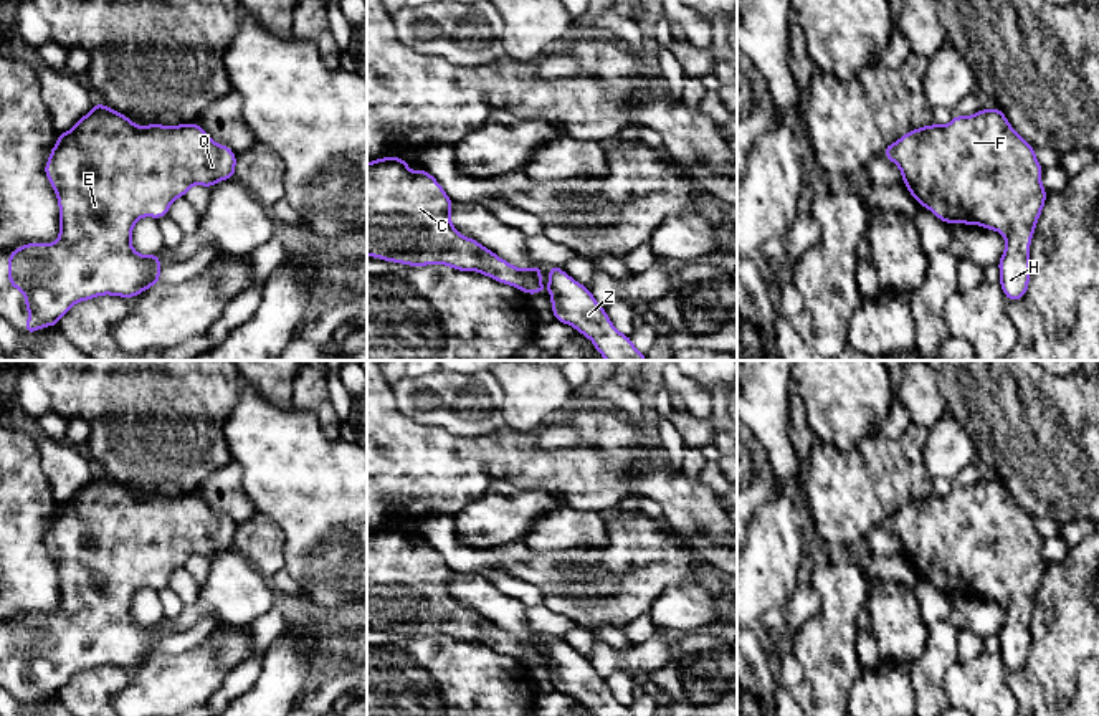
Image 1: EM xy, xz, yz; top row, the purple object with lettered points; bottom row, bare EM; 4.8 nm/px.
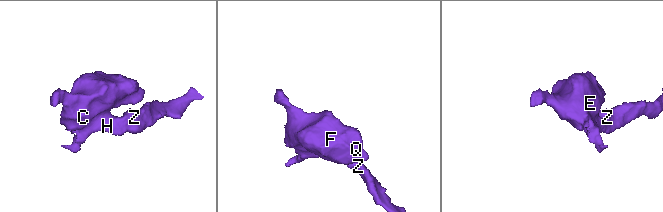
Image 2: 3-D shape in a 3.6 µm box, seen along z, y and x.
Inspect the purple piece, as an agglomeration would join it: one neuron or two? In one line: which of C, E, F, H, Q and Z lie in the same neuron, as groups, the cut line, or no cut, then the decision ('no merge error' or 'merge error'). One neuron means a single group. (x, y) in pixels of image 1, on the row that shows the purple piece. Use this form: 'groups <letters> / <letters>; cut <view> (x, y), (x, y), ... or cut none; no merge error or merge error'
groups C E F H Q Z; cut none; no merge error

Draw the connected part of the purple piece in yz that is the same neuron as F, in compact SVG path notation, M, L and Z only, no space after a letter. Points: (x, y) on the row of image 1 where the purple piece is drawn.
M998 107L980 109L972 116L954 116L945 126L912 129L881 152L894 162L921 207L939 220L957 225L978 225L1005 236L1000 258L1000 286L1008 301L1020 301L1030 284L1030 243L1048 198L1041 185L1043 167L1035 149L1008 122Z

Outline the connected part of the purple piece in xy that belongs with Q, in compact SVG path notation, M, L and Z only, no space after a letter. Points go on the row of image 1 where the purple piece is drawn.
M96 103L68 132L58 132L45 164L45 175L56 193L59 207L59 236L50 243L25 243L8 253L8 284L25 294L28 321L25 334L45 326L56 327L58 321L81 301L111 294L124 299L139 296L159 284L159 255L139 255L132 248L132 228L142 217L162 218L170 203L185 197L192 185L213 187L220 180L235 179L236 154L216 144L198 122L177 126L136 126L127 116Z

